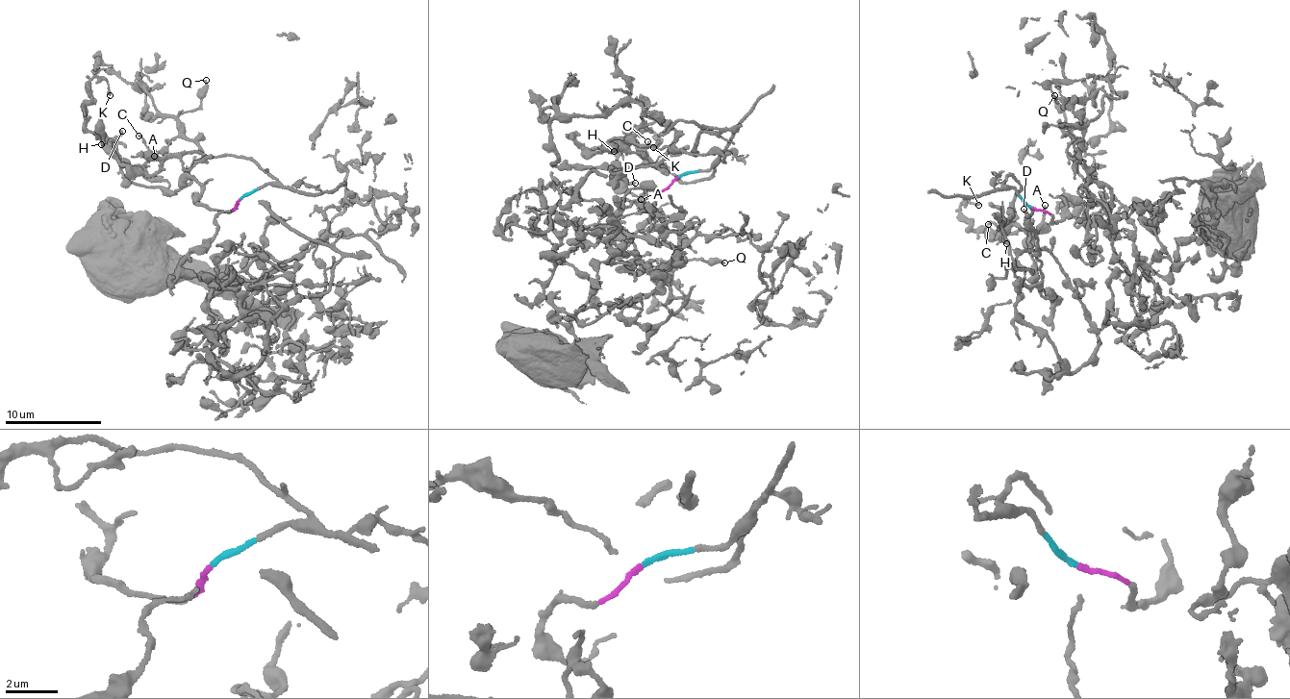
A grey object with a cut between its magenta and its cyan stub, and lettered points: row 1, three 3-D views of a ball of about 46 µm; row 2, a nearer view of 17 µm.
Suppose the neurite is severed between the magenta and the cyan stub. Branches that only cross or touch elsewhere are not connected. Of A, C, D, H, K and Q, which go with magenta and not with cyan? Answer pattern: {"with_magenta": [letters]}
{"with_magenta": ["Q"]}

